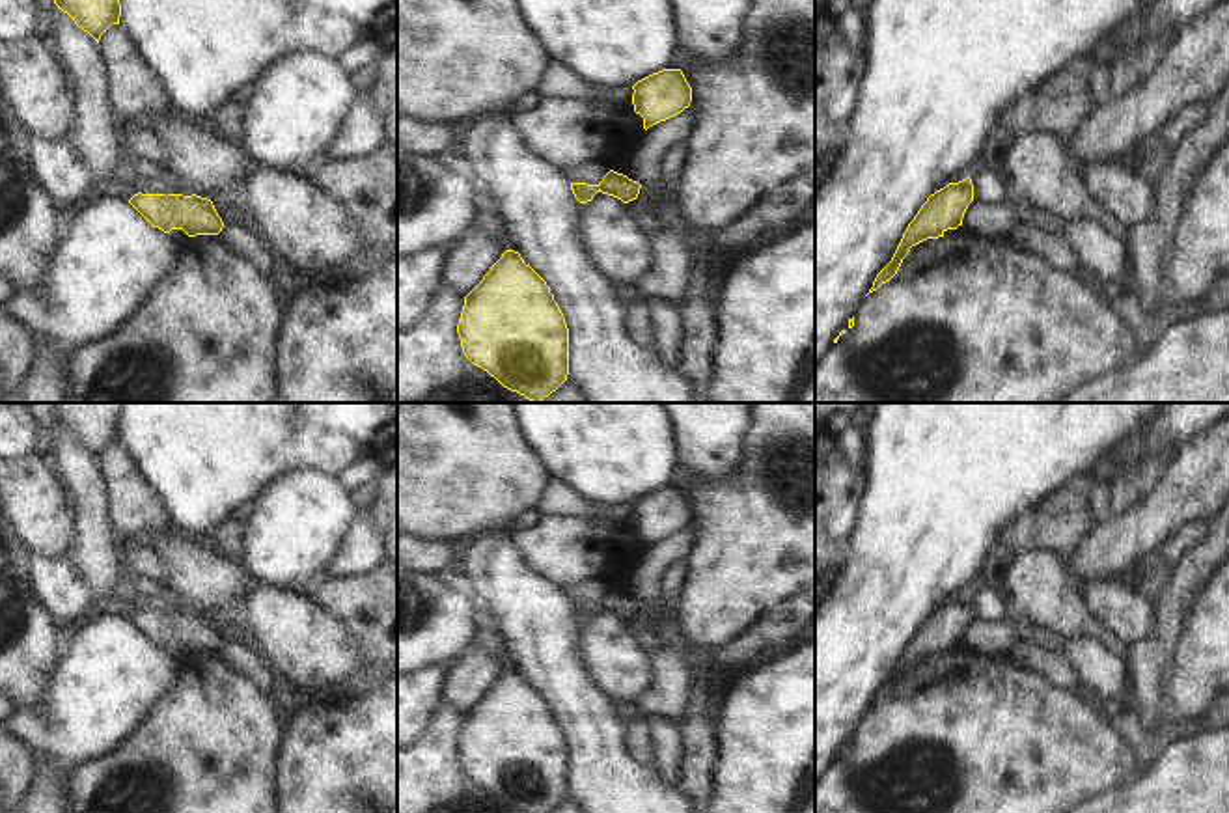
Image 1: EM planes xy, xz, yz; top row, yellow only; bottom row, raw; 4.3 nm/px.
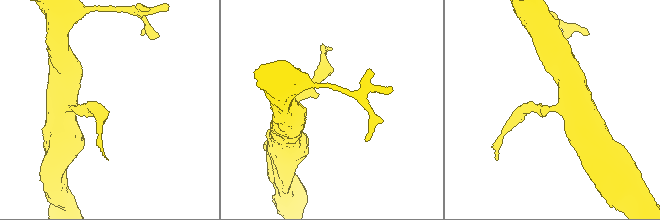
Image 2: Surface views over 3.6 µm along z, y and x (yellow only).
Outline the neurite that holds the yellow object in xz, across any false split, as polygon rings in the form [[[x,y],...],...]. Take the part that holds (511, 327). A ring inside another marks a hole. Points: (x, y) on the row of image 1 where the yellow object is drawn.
[[[505,250],[464,296],[457,324],[464,356],[532,403],[569,375],[569,328],[546,282]]]

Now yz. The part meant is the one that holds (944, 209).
[[[970,177],[959,183],[949,183],[931,194],[903,233],[891,261],[877,274],[869,293],[877,291],[897,274],[912,246],[927,239],[944,237],[947,229],[957,229],[962,226],[964,213],[972,201],[974,185]]]

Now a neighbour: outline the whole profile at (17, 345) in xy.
[[[0,306],[0,375],[7,403],[19,403],[34,360],[37,352],[32,330],[11,319]]]

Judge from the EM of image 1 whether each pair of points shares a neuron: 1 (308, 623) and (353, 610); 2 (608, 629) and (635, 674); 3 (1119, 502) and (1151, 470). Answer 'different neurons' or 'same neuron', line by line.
1: different neurons
2: same neuron
3: same neuron

